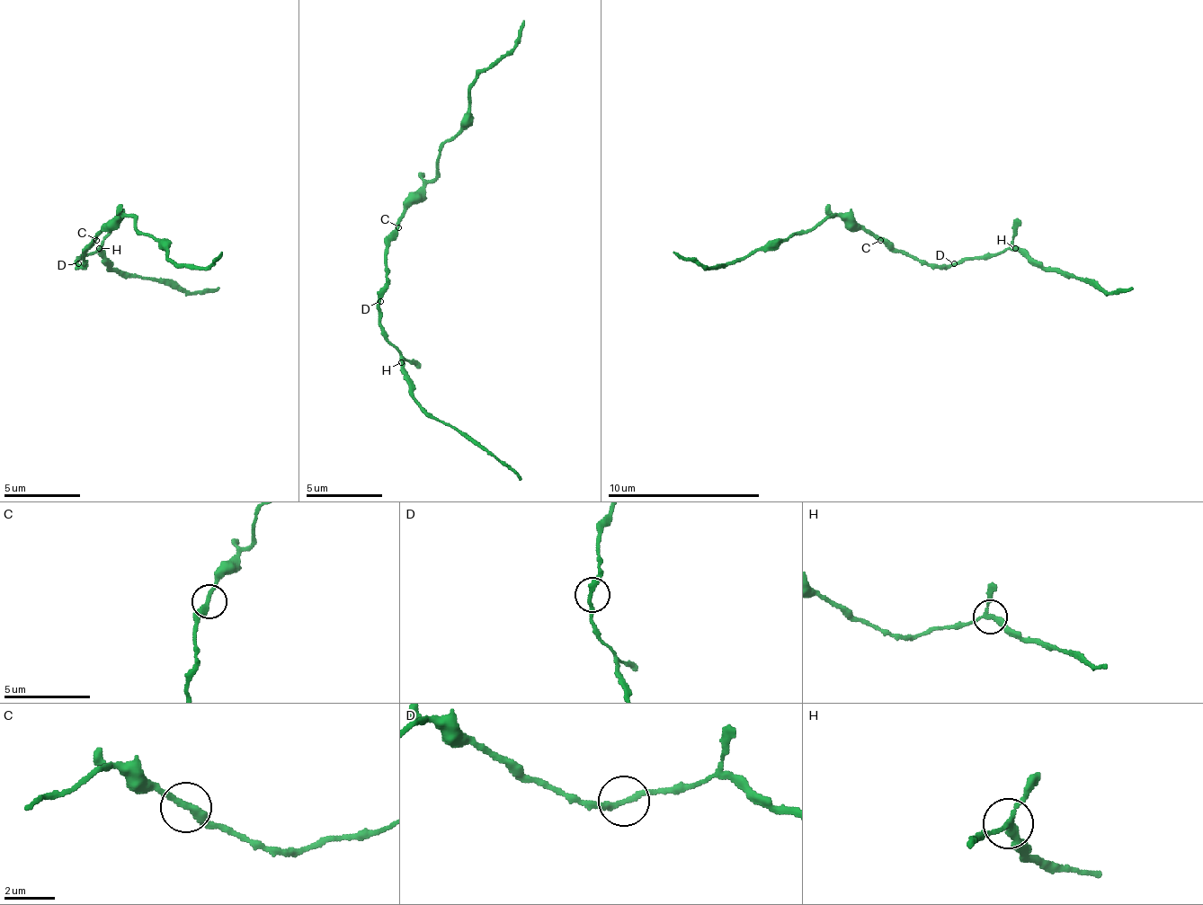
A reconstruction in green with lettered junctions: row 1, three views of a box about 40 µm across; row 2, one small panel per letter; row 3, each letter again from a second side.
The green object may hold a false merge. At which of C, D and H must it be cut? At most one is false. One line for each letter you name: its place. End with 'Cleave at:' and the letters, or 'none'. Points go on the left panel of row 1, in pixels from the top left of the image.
H: Place: (99, 248)
Cleave at: H

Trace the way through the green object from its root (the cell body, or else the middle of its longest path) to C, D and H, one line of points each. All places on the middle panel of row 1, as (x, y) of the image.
C: (387, 254), (387, 239), (398, 227)
D: (387, 254), (387, 285), (379, 300)
H: (387, 254), (387, 285), (379, 296), (379, 334), (402, 361)

